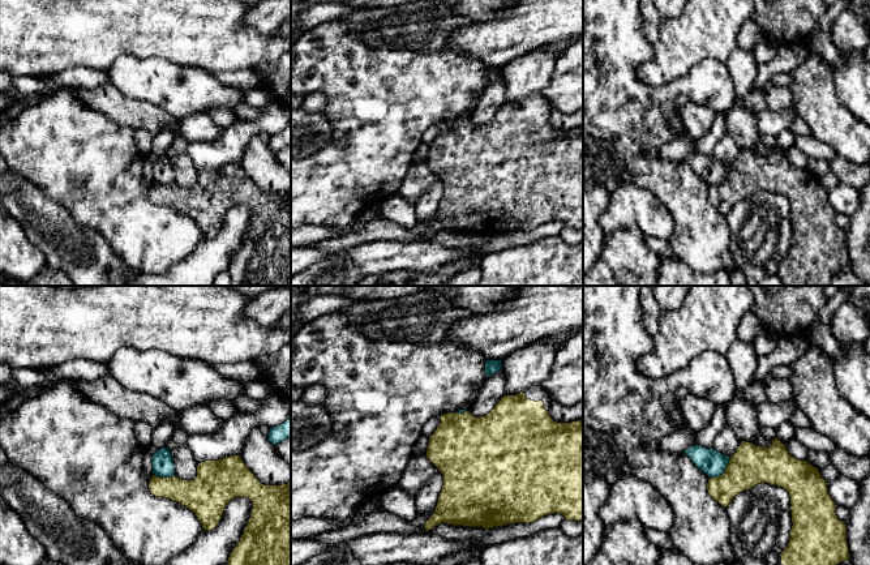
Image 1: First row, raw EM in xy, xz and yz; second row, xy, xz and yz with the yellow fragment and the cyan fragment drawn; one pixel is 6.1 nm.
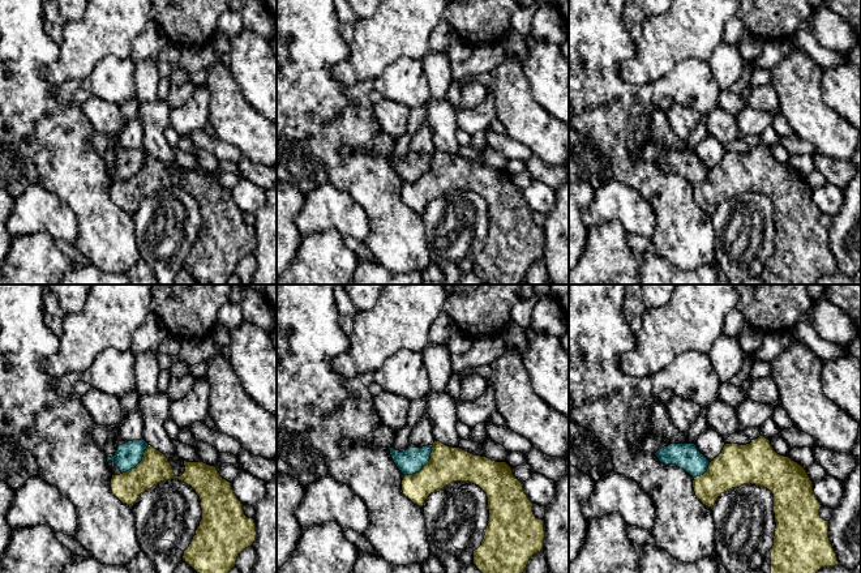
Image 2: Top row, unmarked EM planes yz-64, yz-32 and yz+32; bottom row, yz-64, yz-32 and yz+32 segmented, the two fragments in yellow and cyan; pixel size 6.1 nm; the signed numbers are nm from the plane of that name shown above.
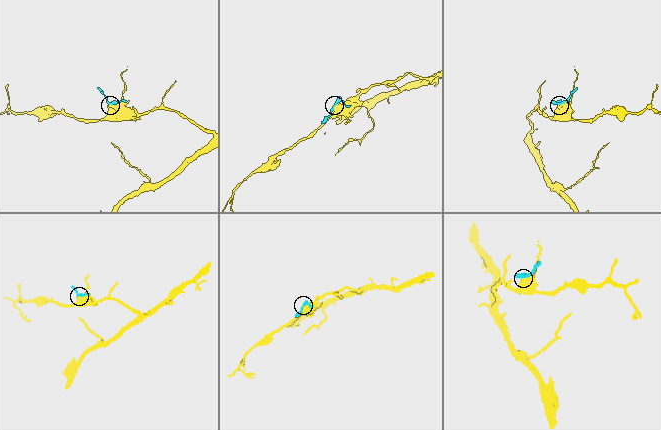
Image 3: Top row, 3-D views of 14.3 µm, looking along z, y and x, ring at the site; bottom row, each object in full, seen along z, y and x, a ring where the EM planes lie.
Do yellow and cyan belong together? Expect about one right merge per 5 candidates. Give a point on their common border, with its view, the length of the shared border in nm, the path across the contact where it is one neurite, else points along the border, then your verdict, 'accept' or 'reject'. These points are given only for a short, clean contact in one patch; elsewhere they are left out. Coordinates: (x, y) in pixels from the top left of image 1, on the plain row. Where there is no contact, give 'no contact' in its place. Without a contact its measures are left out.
contact yz (725, 179); length 190 nm; border yz (731, 165), (725, 178), (710, 185); reject

